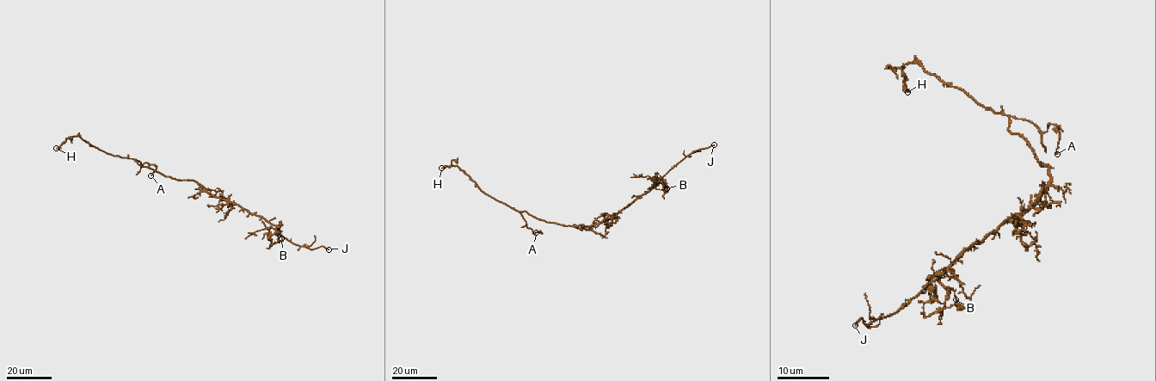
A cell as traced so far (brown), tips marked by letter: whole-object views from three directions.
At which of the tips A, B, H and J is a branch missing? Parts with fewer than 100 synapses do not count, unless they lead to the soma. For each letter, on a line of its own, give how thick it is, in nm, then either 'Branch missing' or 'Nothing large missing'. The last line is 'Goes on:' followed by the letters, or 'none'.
A: Thickness 170 nm. Nothing large missing
B: Thickness 240 nm. Nothing large missing
H: Thickness 240 nm. Nothing large missing
J: Thickness 150 nm. Branch missing
Goes on: J

